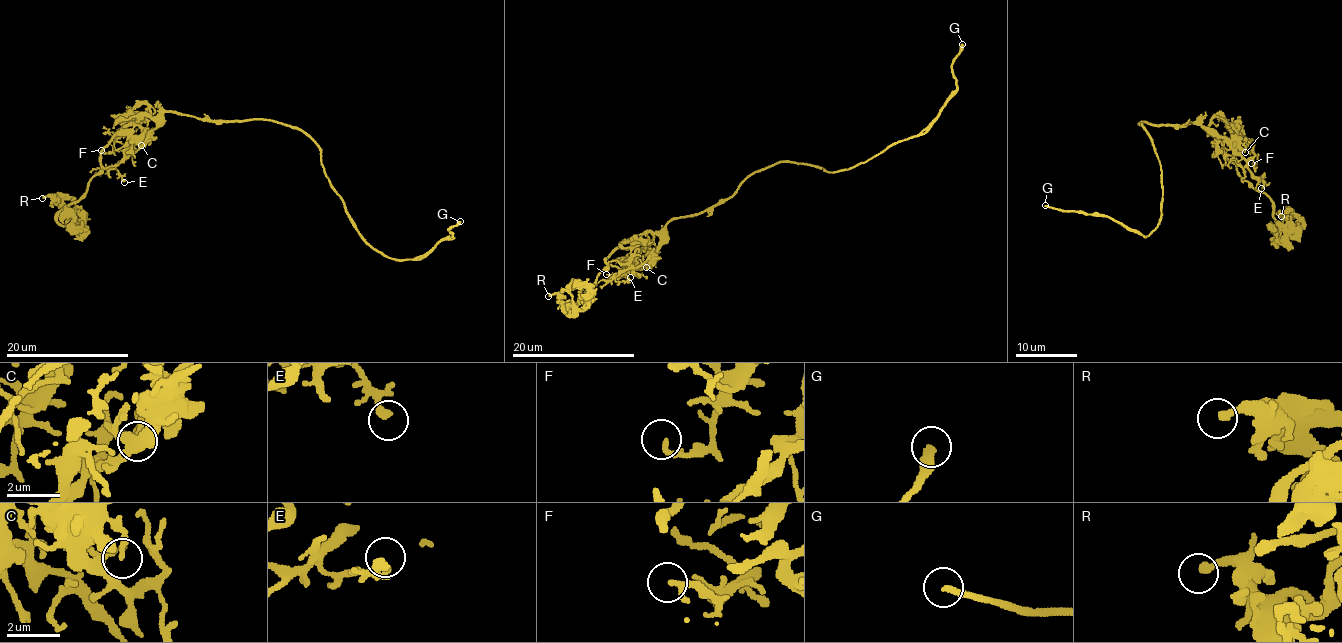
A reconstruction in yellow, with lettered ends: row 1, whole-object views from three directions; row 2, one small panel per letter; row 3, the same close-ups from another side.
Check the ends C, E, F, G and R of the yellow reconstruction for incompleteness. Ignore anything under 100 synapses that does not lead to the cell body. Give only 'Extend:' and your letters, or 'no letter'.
Extend: G

